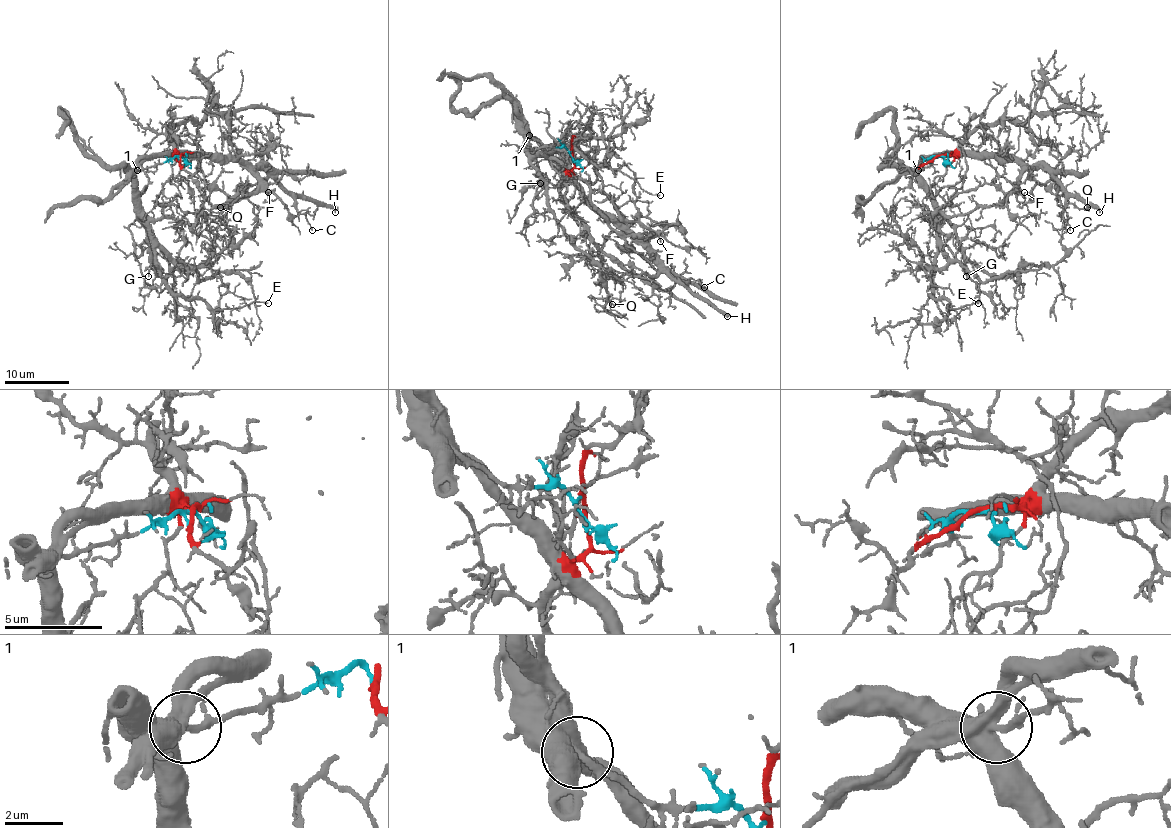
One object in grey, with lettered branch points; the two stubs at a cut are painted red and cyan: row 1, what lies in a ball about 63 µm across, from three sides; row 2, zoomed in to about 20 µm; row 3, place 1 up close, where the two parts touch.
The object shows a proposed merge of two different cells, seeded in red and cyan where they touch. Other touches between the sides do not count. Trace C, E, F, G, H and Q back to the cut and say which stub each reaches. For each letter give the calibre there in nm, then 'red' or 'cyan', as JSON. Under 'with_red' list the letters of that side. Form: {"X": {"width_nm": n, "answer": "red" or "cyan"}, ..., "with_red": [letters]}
{"C": {"width_nm": 110, "answer": "red"}, "E": {"width_nm": 140, "answer": "cyan"}, "F": {"width_nm": 170, "answer": "red"}, "G": {"width_nm": 100, "answer": "cyan"}, "H": {"width_nm": 260, "answer": "red"}, "Q": {"width_nm": 130, "answer": "red"}, "with_red": ["C", "F", "H", "Q"]}

